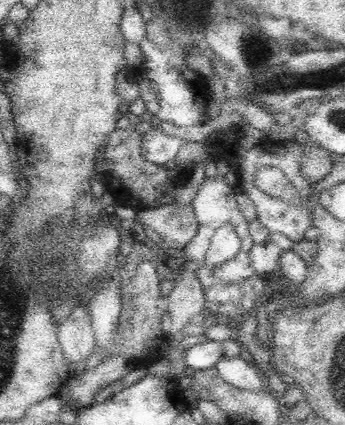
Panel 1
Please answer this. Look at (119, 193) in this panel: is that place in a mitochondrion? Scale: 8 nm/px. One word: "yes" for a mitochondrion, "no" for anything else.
no

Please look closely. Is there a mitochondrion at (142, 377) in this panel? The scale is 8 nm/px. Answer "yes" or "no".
no

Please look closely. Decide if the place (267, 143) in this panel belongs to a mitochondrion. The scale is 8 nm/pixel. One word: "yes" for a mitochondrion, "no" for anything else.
no

